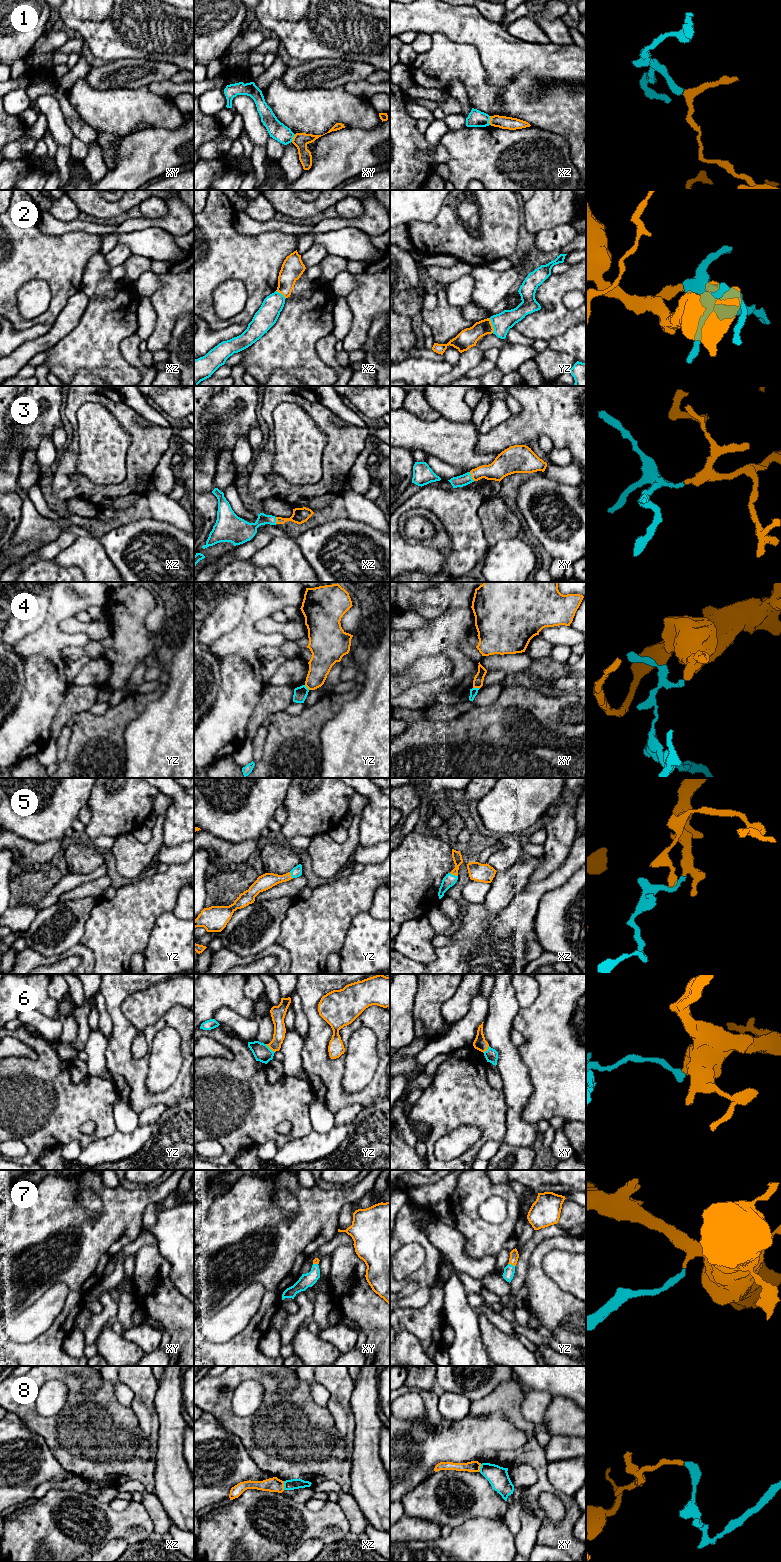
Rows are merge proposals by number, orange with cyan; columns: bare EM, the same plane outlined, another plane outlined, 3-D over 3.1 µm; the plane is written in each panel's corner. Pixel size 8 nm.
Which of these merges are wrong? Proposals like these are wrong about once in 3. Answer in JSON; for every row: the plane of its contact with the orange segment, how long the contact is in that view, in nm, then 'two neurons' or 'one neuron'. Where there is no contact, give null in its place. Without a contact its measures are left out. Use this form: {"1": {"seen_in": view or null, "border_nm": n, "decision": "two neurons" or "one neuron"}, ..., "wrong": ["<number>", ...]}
{"1": {"seen_in": "xz", "border_nm": 70, "decision": "two neurons"}, "2": {"seen_in": "yz", "border_nm": 120, "decision": "two neurons"}, "3": {"seen_in": "xy", "border_nm": 80, "decision": "one neuron"}, "4": {"seen_in": "xy", "border_nm": 60, "decision": "two neurons"}, "5": {"seen_in": "xz", "border_nm": 70, "decision": "one neuron"}, "6": {"seen_in": "yz", "border_nm": 100, "decision": "two neurons"}, "7": {"seen_in": "yz", "border_nm": 60, "decision": "one neuron"}, "8": {"seen_in": "xz", "border_nm": 70, "decision": "two neurons"}, "wrong": ["1", "2", "4", "6", "8"]}

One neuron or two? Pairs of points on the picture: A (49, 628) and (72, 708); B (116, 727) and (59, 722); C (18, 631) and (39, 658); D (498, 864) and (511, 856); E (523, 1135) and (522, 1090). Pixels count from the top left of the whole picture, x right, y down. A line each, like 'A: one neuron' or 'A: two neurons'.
A: two neurons
B: two neurons
C: two neurons
D: one neuron
E: one neuron

